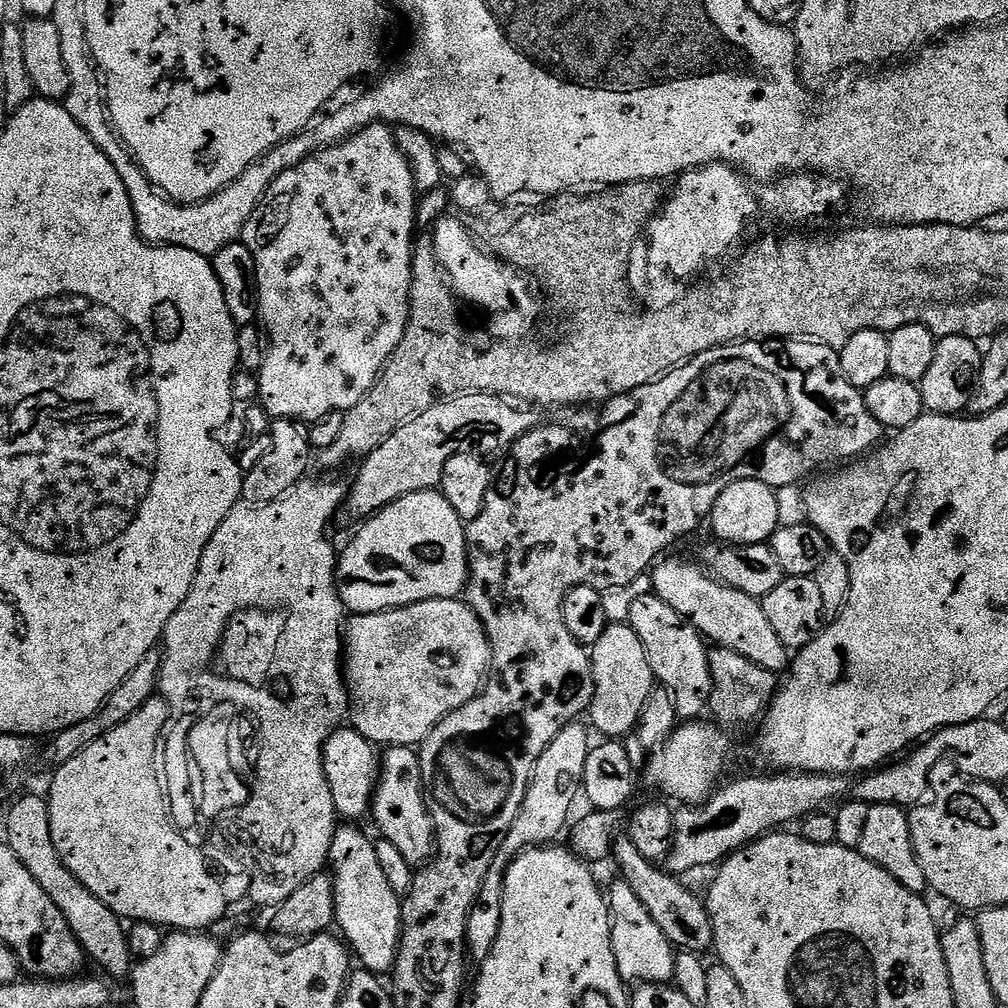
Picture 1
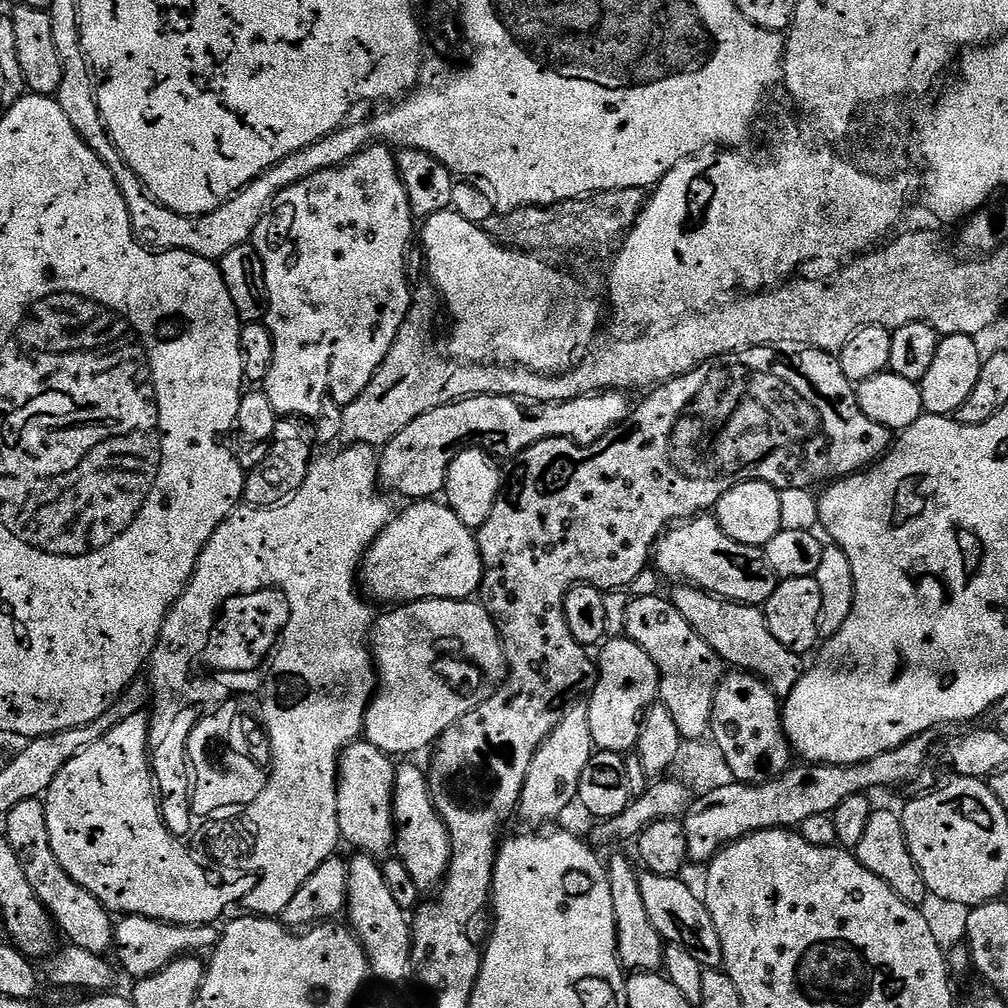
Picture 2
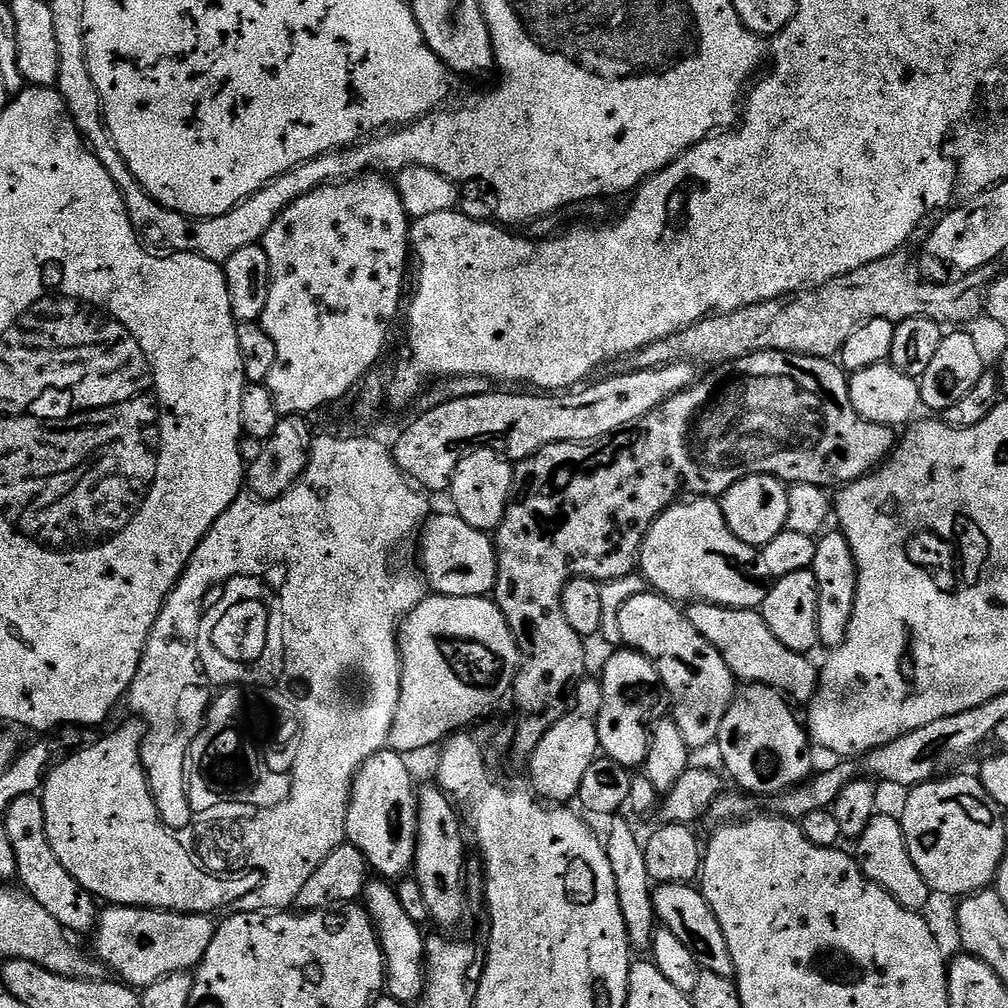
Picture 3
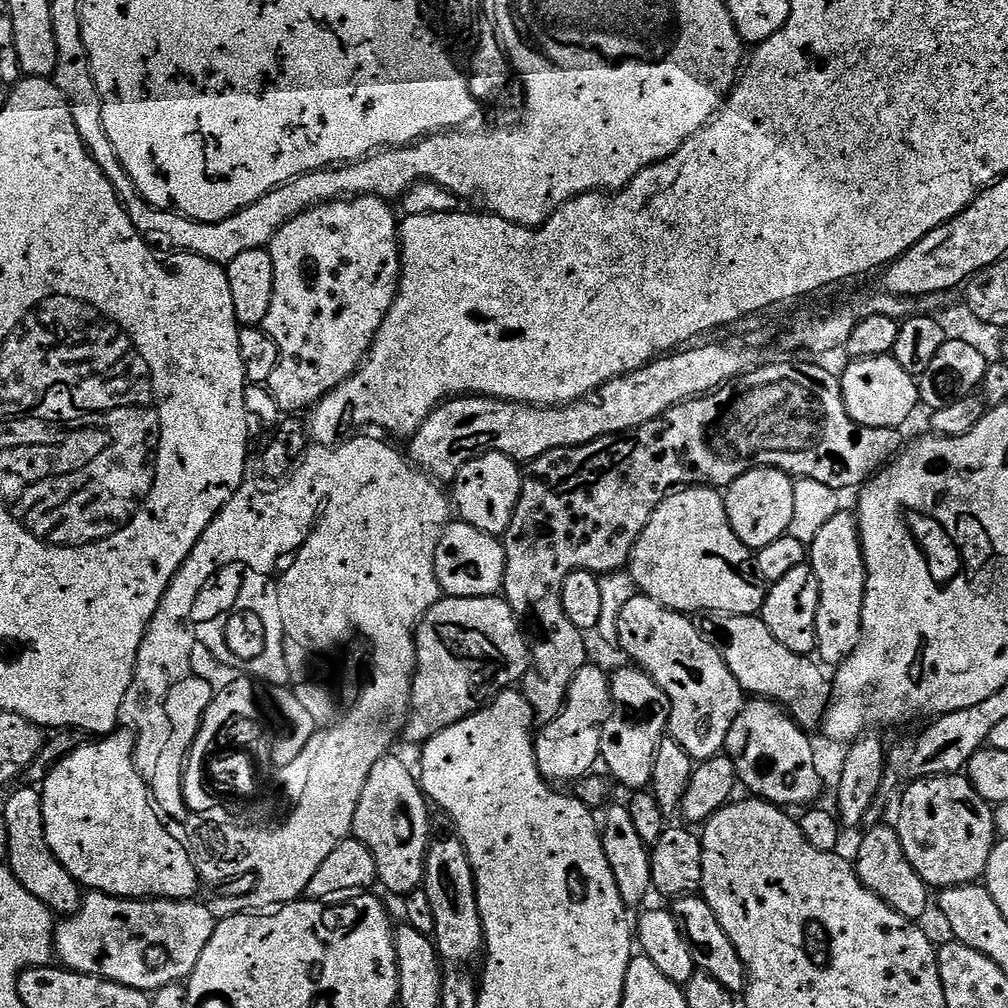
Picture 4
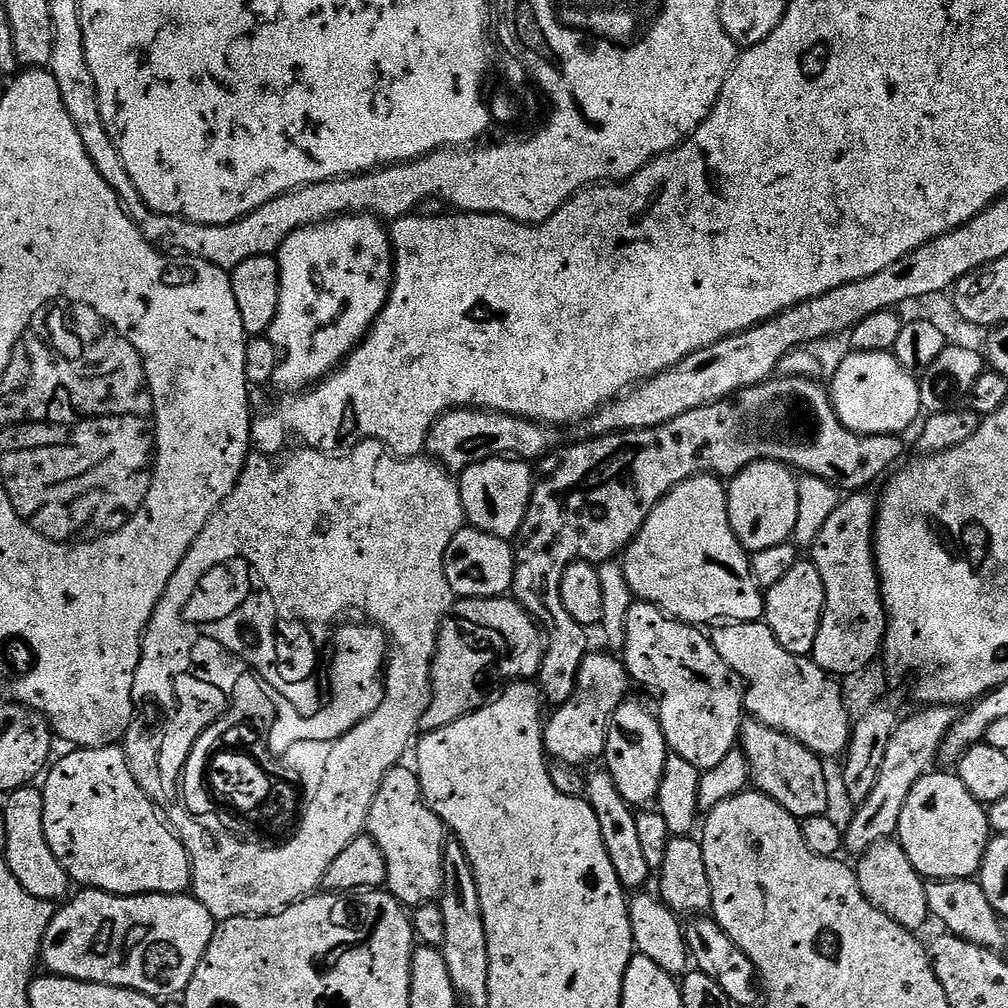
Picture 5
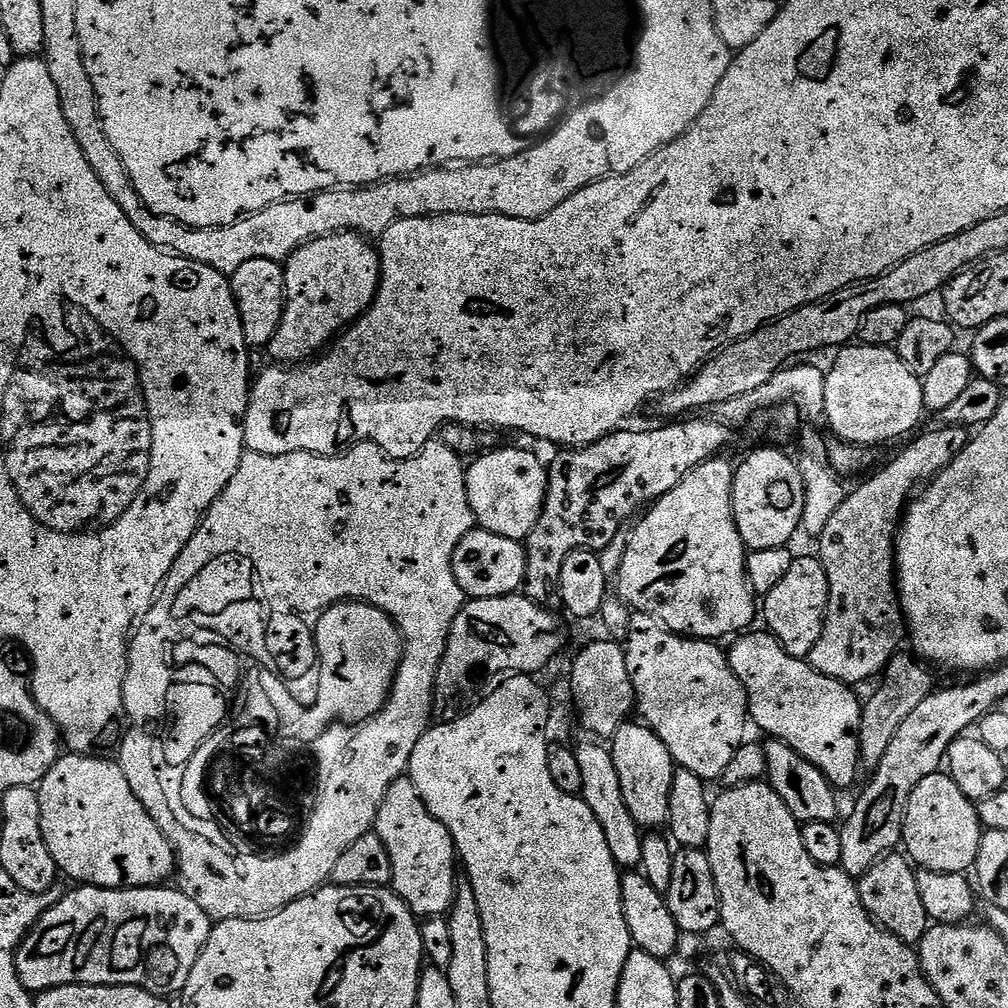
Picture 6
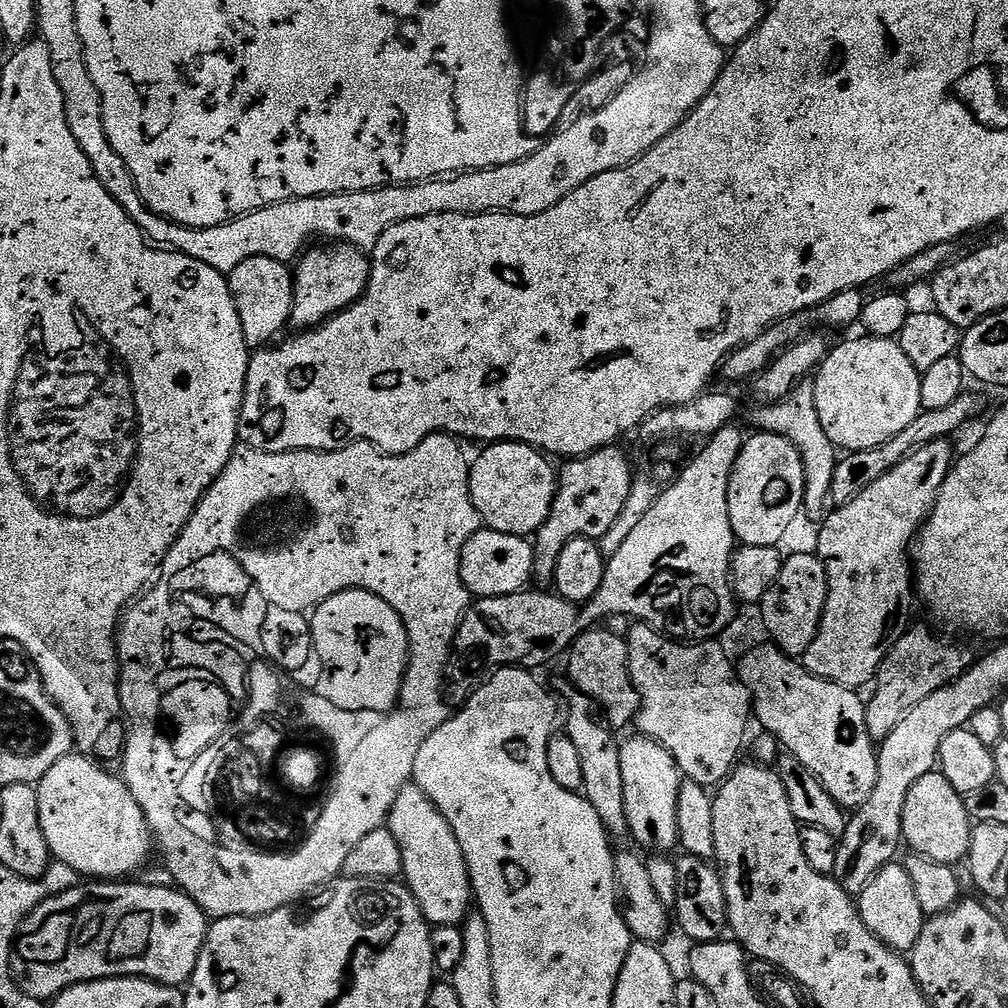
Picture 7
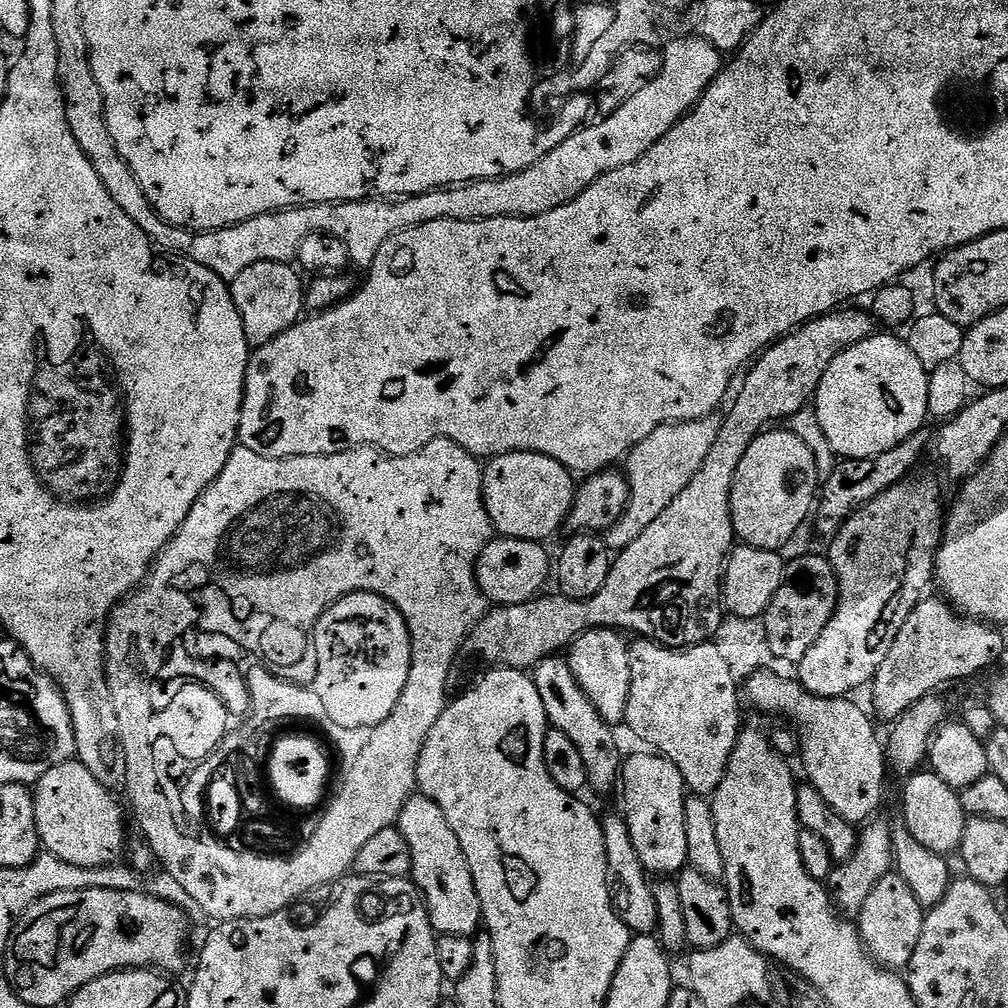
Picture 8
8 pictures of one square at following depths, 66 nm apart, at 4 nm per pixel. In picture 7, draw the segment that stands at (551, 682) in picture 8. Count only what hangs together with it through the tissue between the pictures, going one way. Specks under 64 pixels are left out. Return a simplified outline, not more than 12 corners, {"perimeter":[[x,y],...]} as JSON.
{"perimeter":[[573,695],[563,731],[582,762],[584,799],[627,841],[620,744]]}

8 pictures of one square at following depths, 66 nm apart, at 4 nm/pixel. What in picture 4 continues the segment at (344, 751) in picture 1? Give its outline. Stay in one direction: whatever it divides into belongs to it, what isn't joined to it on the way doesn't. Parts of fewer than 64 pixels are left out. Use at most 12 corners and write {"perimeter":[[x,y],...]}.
{"perimeter":[[398,757],[367,769],[352,836],[379,887],[423,885],[433,835],[419,779]]}

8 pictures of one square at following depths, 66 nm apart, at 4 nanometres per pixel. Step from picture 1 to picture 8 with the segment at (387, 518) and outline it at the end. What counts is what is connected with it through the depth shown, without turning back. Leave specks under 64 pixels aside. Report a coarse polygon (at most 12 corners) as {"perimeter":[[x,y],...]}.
{"perimeter":[[493,538],[476,584],[496,606],[545,591],[548,552],[534,540]]}

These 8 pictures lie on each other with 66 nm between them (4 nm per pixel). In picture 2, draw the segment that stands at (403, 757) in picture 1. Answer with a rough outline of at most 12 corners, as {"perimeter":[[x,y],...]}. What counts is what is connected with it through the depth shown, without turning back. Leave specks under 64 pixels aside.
{"perimeter":[[397,767],[394,852],[422,894],[444,883],[448,827],[425,769]]}

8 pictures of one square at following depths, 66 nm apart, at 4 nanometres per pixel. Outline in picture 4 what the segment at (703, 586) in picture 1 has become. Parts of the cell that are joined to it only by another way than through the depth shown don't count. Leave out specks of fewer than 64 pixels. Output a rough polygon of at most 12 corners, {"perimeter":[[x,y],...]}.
{"perimeter":[[701,612],[697,630],[752,698],[819,729],[829,673],[759,615]]}

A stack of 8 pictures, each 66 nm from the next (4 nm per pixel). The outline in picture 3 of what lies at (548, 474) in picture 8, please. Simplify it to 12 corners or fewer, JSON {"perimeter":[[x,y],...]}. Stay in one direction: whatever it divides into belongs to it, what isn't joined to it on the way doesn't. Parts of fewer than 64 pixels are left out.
{"perimeter":[[493,448],[465,452],[450,497],[466,526],[495,533],[513,465]]}

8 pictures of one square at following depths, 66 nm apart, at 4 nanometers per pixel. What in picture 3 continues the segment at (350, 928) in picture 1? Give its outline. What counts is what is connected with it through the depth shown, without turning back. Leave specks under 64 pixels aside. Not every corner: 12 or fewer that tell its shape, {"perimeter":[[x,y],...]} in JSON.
{"perimeter":[[391,883],[362,891],[380,949],[386,992],[401,1006],[424,992],[421,925]]}

